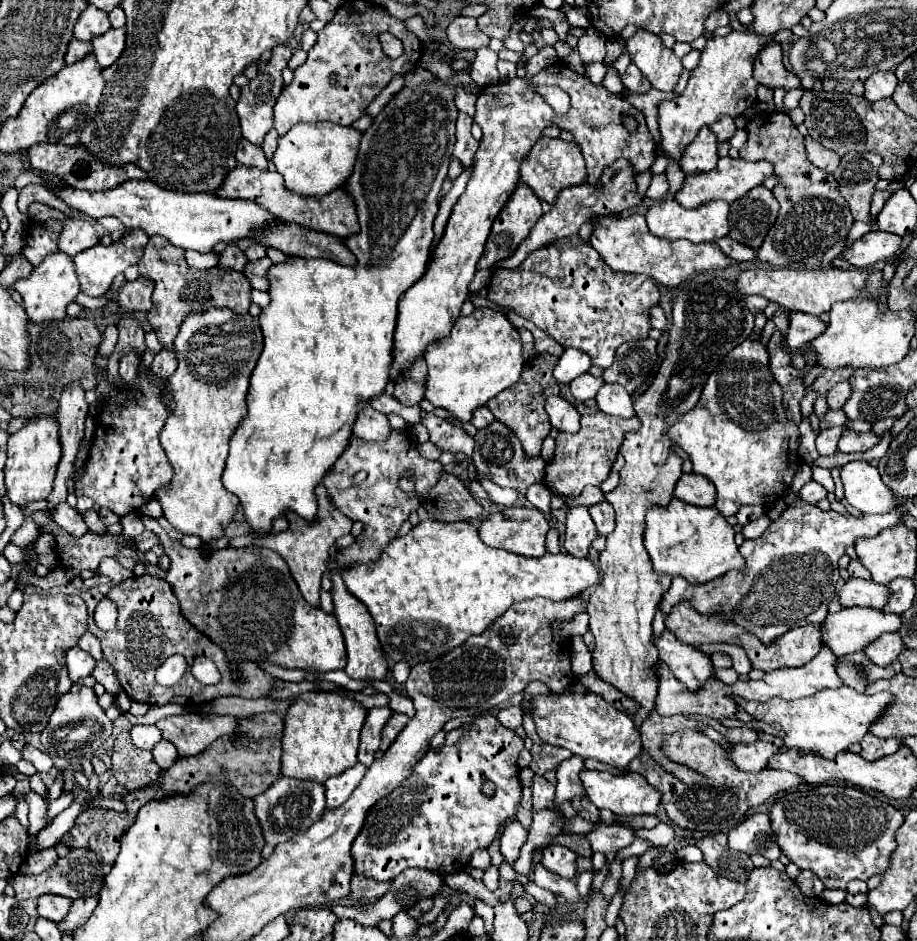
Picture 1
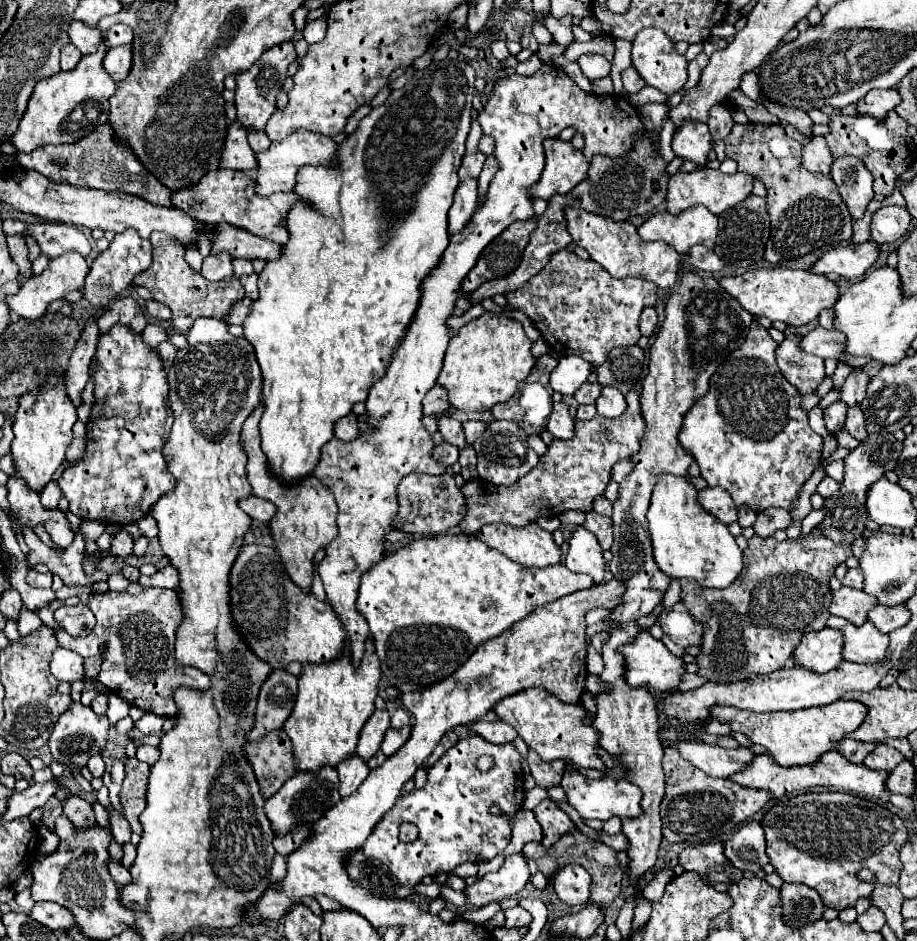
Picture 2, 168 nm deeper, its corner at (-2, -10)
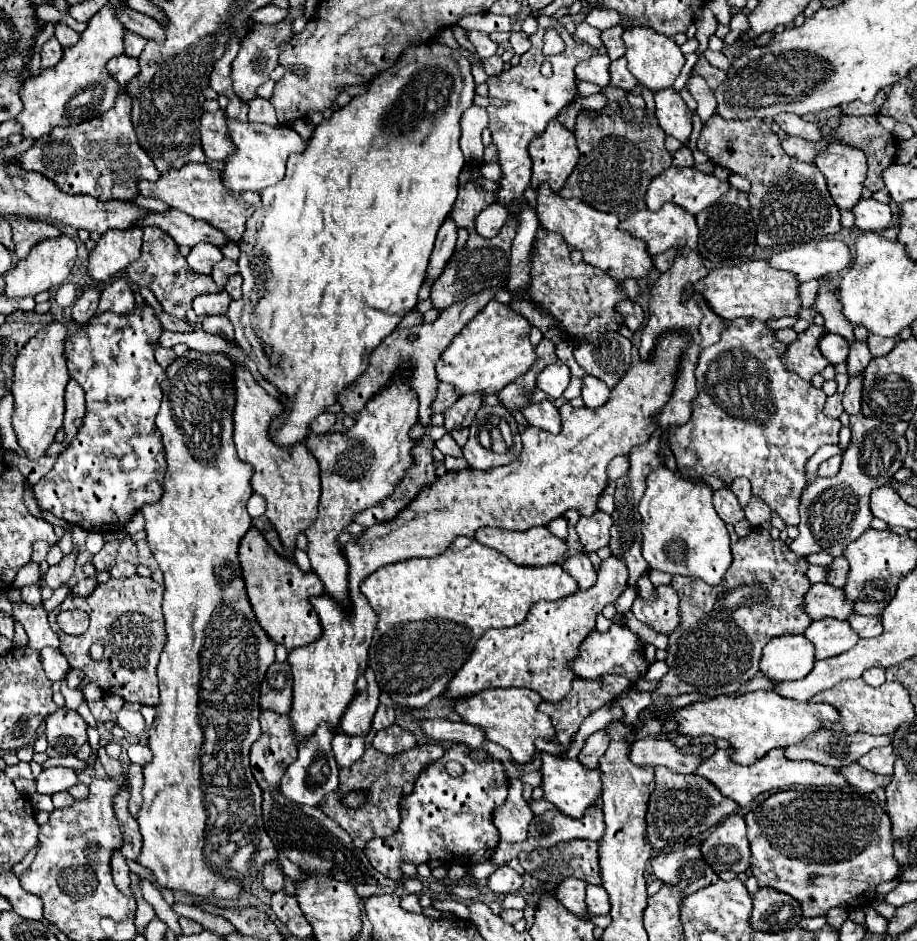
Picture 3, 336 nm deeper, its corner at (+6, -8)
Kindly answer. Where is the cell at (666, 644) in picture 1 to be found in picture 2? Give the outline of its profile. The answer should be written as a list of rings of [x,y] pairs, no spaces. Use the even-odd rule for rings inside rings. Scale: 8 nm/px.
[[[642,631],[632,645],[620,647],[620,653],[626,657],[626,681],[632,687],[650,687],[652,691],[674,691],[682,683],[682,675],[686,673],[684,661],[672,655],[666,645],[654,639],[648,631]]]

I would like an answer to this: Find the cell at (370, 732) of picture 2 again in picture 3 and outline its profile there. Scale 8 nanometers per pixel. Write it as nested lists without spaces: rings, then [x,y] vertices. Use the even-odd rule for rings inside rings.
[[[366,667],[364,677],[368,681],[368,687],[354,695],[354,701],[350,701],[350,707],[340,719],[340,731],[344,731],[346,735],[366,735],[370,731],[372,717],[378,707],[380,689],[370,667]]]

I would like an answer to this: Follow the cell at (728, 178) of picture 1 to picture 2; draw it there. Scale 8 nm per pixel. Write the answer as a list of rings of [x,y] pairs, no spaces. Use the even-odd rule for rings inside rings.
[[[708,167],[696,169],[692,173],[678,171],[668,181],[668,195],[666,195],[668,207],[666,209],[672,215],[680,215],[688,207],[704,205],[704,207],[708,207],[710,211],[714,211],[718,215],[718,213],[722,213],[722,211],[726,211],[726,209],[742,203],[742,199],[746,199],[746,195],[752,193],[752,187],[754,187],[754,177],[742,175],[740,171],[736,171],[732,175],[726,175],[726,173],[718,171],[718,169],[708,169]]]

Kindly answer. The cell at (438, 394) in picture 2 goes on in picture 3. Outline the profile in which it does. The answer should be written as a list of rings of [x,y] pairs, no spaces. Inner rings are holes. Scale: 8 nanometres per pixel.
[[[440,383],[438,385],[438,397],[432,405],[432,411],[444,413],[446,409],[450,409],[454,405],[454,401],[458,401],[458,393],[454,393],[454,387],[450,387],[448,383]]]

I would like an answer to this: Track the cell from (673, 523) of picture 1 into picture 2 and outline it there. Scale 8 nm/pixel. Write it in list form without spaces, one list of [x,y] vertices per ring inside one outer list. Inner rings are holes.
[[[662,475],[658,477],[658,483],[652,491],[650,509],[646,513],[648,529],[652,537],[652,549],[654,549],[654,561],[660,567],[662,573],[666,573],[670,579],[696,579],[702,587],[714,587],[714,589],[726,589],[742,571],[742,551],[736,545],[736,539],[730,535],[728,527],[720,523],[714,515],[706,513],[698,501],[696,501],[696,489],[682,477],[674,475]]]

